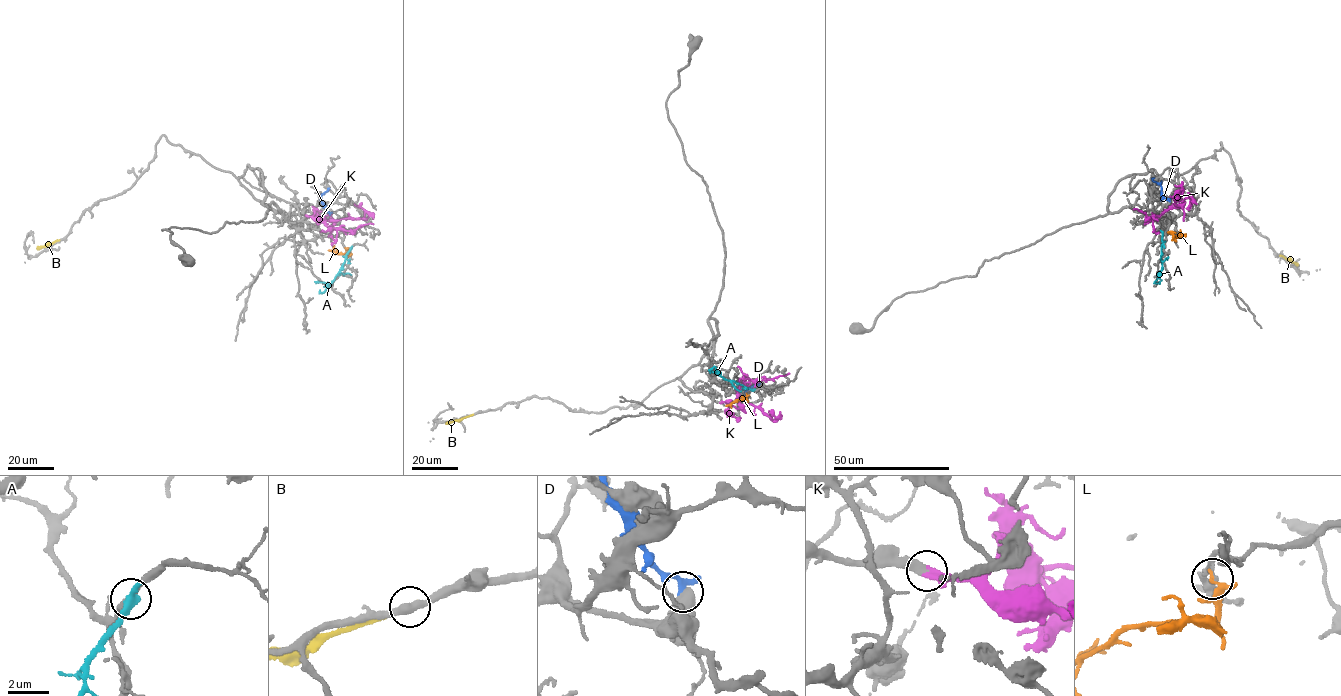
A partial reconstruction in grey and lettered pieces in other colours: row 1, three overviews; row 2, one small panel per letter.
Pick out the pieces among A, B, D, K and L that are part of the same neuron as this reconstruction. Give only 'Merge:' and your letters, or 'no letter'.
Merge: K

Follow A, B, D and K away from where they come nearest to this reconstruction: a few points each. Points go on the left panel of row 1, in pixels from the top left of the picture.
A: (350, 248), (334, 280), (324, 292), (319, 290)
B: (58, 240), (37, 249)
D: (330, 214), (321, 196), (329, 188)
K: (306, 215), (318, 217), (333, 229), (353, 233), (360, 225), (373, 224)

